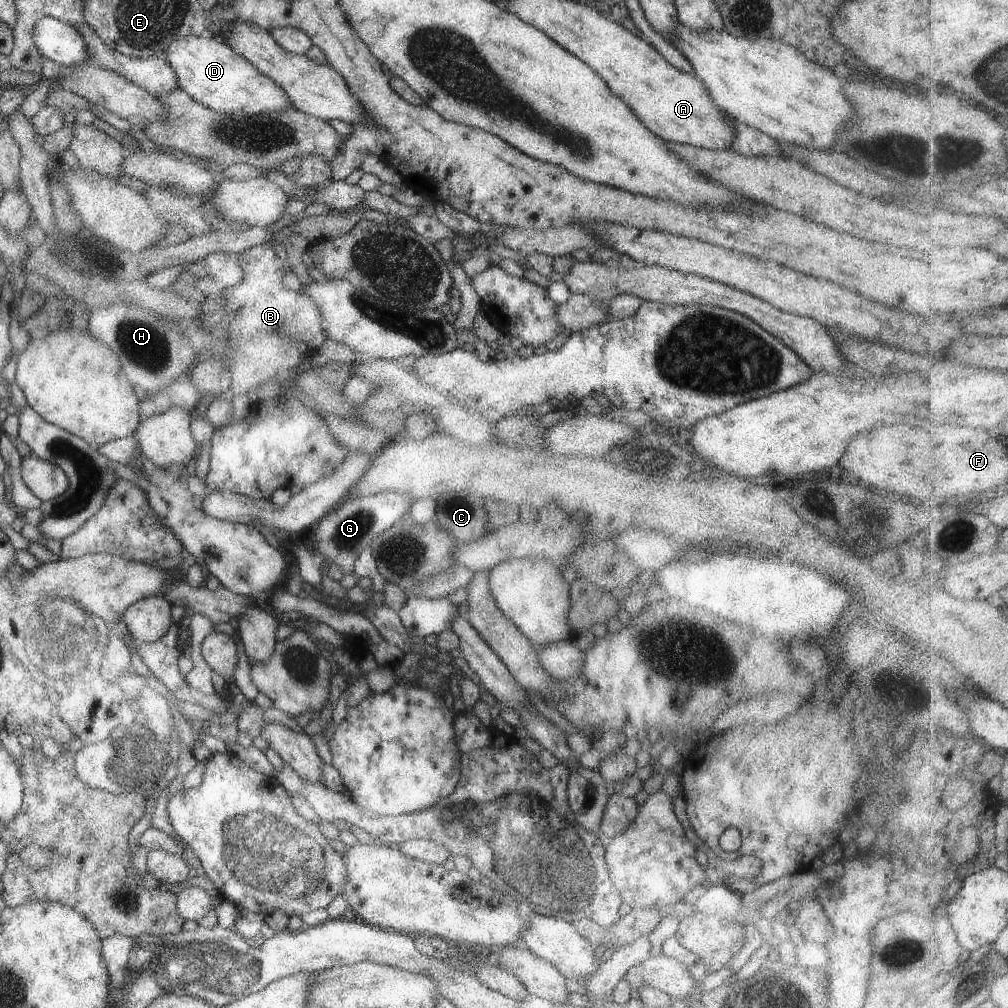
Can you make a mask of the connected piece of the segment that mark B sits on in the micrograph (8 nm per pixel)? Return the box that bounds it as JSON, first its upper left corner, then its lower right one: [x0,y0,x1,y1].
[219,241,326,394]

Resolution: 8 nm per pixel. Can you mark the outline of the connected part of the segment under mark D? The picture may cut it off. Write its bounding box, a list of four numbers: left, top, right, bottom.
[164,36,291,121]

